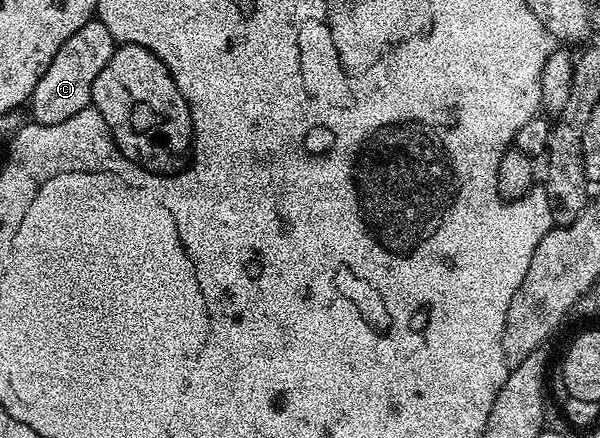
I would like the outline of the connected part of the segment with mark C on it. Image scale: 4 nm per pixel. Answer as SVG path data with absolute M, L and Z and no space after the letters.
M98 18L89 19L52 57L52 65L40 77L36 89L30 95L28 108L32 114L33 122L40 125L60 125L60 121L68 121L76 113L80 113L91 106L92 85L96 77L100 77L100 69L108 65L116 44L108 25L104 25Z

